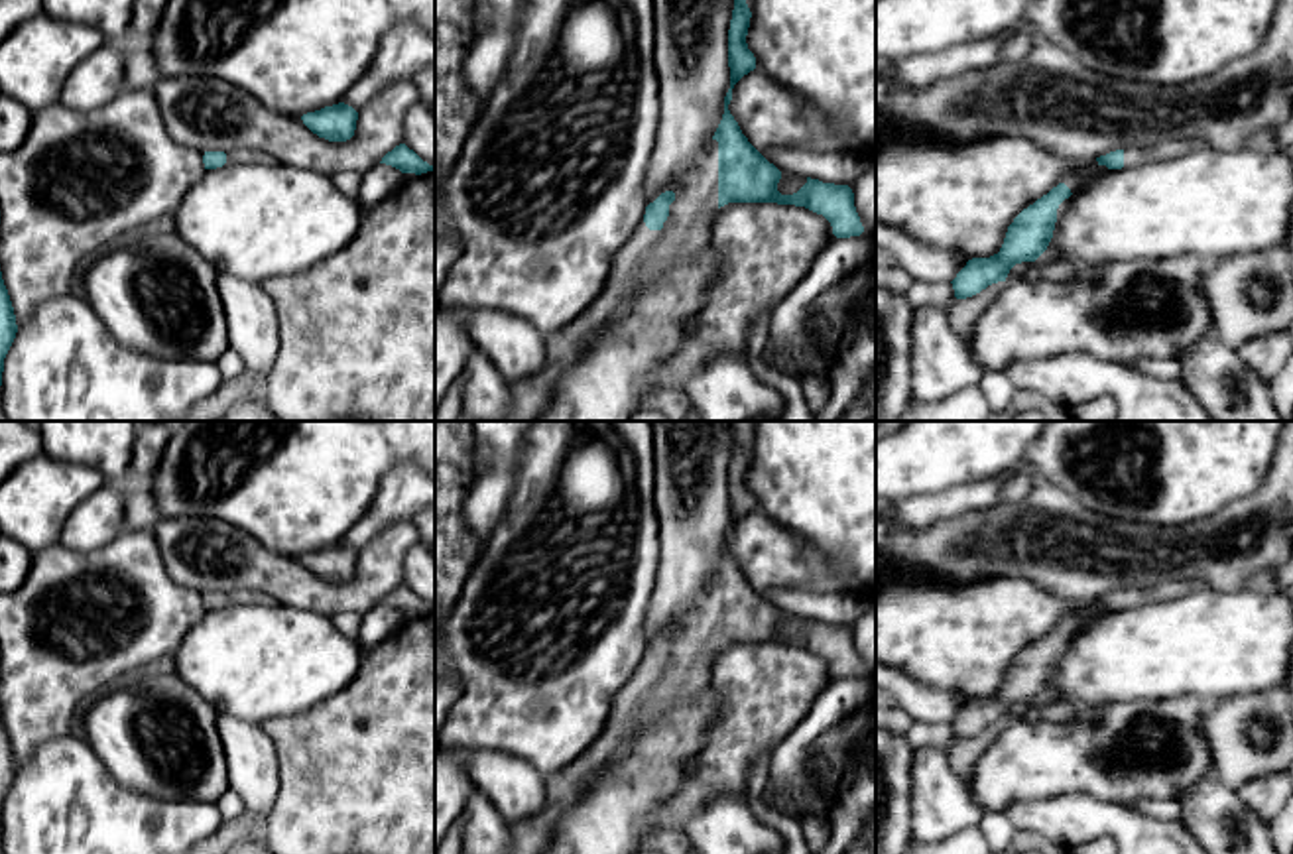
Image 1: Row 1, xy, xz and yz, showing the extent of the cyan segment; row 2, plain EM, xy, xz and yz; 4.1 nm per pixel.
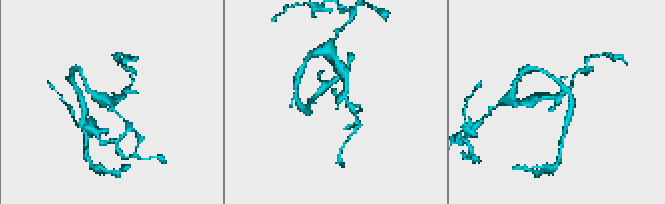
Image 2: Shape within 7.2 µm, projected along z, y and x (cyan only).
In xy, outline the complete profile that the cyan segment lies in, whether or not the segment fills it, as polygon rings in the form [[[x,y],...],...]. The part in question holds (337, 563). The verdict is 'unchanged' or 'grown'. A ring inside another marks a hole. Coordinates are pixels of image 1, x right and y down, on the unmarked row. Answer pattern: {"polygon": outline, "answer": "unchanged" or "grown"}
{"polygon": [[[344,545],[325,547],[301,557],[303,565],[329,582],[346,582],[354,577],[358,553]]], "answer": "unchanged"}

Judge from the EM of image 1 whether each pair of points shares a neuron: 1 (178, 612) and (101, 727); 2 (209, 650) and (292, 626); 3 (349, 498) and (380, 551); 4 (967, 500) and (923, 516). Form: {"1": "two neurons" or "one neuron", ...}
{"1": "two neurons", "2": "one neuron", "3": "two neurons", "4": "one neuron"}

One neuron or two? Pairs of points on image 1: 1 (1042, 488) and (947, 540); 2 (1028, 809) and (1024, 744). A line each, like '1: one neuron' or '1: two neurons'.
1: one neuron
2: two neurons

